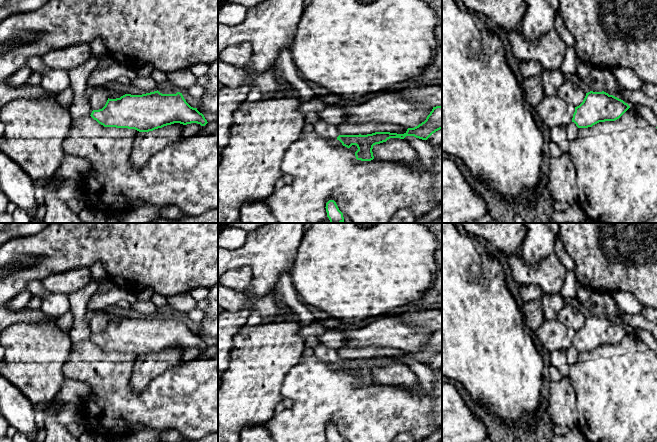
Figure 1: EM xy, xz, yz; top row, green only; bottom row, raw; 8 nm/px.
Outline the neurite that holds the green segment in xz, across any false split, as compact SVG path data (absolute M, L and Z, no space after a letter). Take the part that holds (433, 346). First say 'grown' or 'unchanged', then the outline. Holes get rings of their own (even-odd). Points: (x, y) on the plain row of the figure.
grown | M442 330L433 331L424 346L414 352L408 352L404 358L375 356L367 359L341 359L337 349L328 348L320 343L313 348L313 351L318 359L324 362L336 362L347 372L356 369L358 372L355 376L356 383L371 385L374 383L372 373L376 368L386 366L390 362L404 363L406 360L427 364L433 357L442 353Z

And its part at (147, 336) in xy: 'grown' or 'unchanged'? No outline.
unchanged

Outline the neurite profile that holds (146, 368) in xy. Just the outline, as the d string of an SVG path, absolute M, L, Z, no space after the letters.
M174 347L149 356L139 356L134 363L130 386L135 393L144 390L157 376L181 361L183 348Z

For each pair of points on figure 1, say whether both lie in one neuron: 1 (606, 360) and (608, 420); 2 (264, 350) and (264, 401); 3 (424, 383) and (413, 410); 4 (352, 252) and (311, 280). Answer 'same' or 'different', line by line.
1: same
2: same
3: different
4: same

